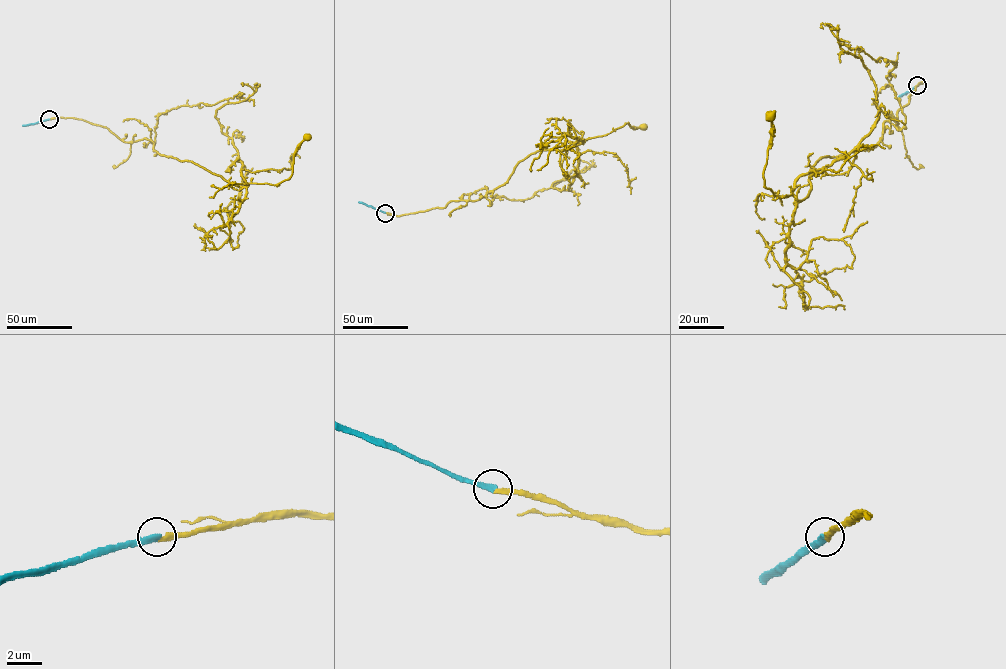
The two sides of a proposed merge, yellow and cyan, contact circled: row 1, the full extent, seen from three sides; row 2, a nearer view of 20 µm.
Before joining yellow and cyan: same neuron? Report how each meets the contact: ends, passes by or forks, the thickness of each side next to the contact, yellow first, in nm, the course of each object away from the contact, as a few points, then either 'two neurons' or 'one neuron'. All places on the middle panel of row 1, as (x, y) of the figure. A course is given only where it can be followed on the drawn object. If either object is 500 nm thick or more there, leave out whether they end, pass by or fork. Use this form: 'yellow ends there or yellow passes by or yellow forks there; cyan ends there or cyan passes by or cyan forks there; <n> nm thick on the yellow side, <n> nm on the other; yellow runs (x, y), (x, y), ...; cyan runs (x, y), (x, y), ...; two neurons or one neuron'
yellow ends there; cyan ends there; 260 nm thick on the yellow side, 280 nm on the other; yellow runs (385, 212), (478, 200), (536, 151), (570, 148), (628, 122), (642, 126); cyan runs (385, 212), (358, 202); one neuron

